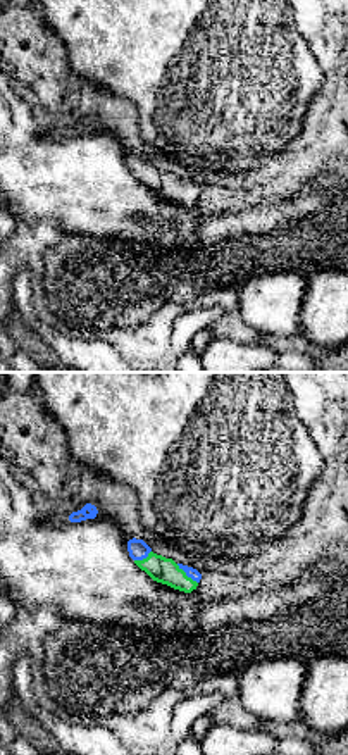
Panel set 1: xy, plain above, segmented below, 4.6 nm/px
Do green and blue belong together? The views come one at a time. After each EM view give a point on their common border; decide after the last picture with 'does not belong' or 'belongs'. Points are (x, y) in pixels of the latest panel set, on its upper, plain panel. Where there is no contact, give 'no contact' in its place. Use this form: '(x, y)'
(185, 188)

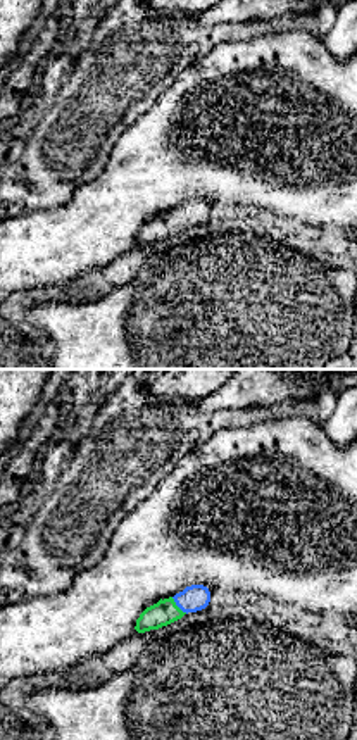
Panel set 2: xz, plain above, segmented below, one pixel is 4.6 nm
(176, 219)

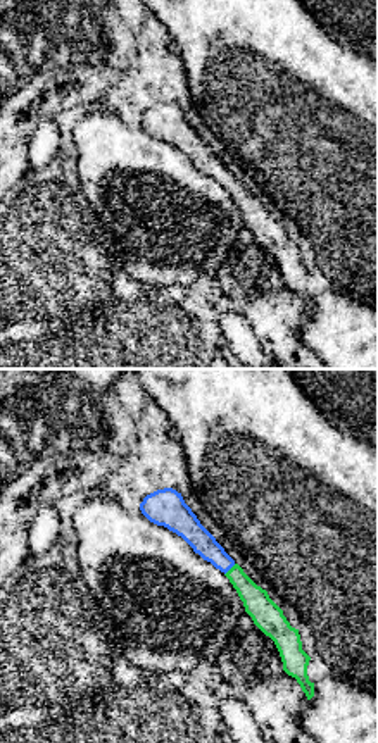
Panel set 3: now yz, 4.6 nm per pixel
(230, 183)

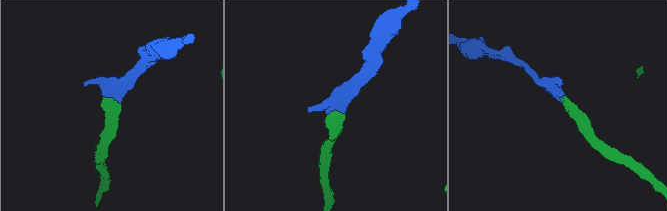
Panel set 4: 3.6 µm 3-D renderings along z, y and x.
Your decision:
belongs

